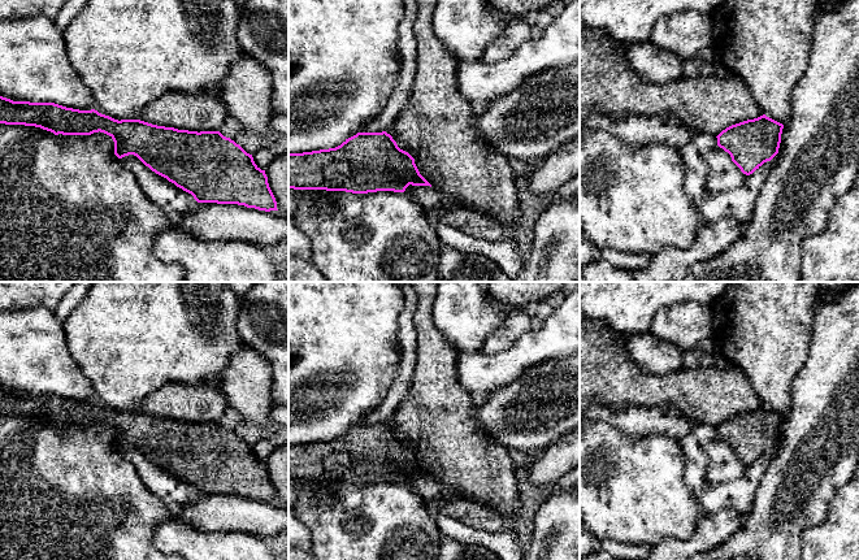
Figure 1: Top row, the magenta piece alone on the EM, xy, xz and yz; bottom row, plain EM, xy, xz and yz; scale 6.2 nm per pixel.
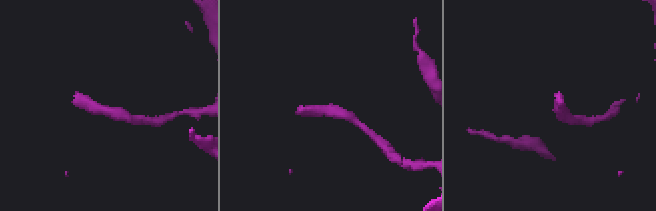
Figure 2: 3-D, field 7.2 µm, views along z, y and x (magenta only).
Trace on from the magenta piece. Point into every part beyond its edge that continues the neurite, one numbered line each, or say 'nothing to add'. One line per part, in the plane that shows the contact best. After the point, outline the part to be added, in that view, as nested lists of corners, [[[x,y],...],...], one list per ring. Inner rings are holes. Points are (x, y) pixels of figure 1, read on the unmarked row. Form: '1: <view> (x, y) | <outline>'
nothing to add

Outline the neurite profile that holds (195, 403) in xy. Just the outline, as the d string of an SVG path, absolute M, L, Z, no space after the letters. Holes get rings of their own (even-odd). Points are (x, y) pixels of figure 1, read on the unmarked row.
M169 382L148 394L138 411L157 417L200 424L218 422L226 408L226 396L217 383Z

